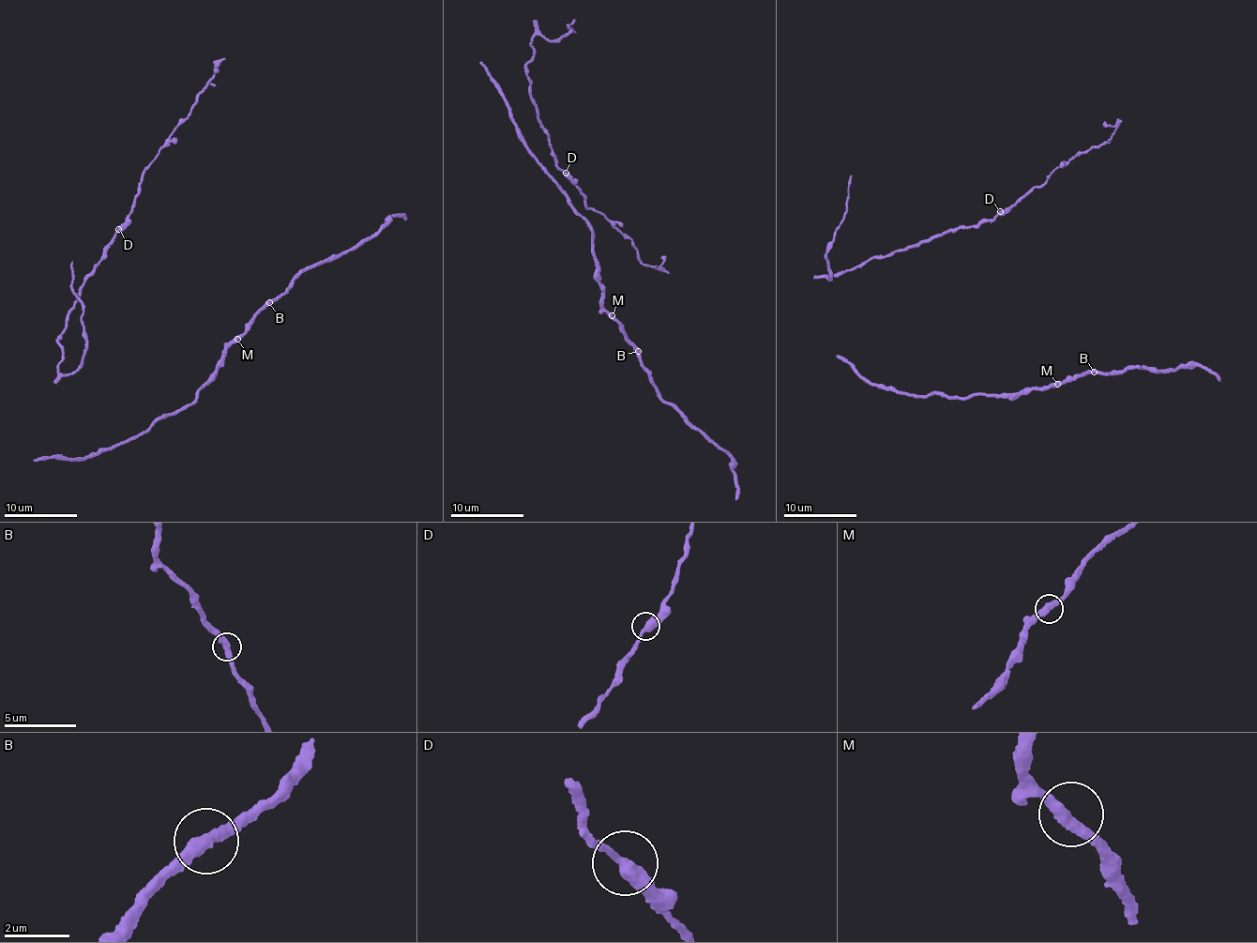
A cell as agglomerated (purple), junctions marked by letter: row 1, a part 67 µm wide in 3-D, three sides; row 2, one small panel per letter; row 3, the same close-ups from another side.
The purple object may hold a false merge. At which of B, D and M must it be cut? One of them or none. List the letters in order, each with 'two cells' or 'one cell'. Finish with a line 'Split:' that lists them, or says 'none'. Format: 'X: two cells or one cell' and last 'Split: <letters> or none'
B: one cell
D: one cell
M: one cell
Split: none

